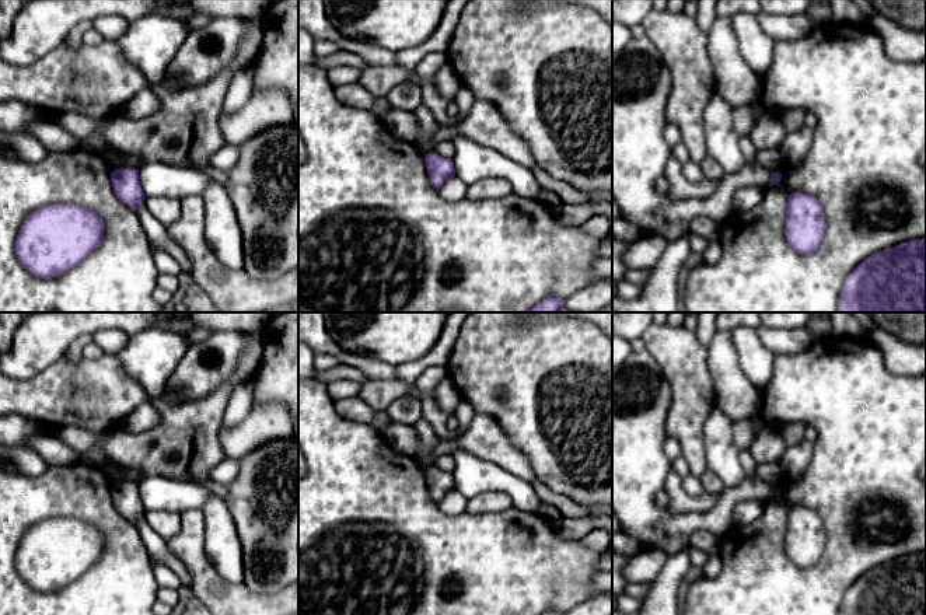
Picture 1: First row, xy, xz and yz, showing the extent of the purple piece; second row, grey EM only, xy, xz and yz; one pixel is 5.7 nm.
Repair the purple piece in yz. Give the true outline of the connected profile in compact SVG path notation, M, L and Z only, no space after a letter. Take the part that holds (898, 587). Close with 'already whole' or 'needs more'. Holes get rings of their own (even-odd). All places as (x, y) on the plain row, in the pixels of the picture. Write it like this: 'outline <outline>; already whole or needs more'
outline M926 552L860 576L848 588L838 615L926 615Z; already whole

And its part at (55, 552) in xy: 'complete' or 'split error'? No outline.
complete

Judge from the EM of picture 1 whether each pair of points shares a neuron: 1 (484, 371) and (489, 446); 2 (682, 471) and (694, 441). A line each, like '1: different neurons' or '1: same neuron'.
1: different neurons
2: different neurons

